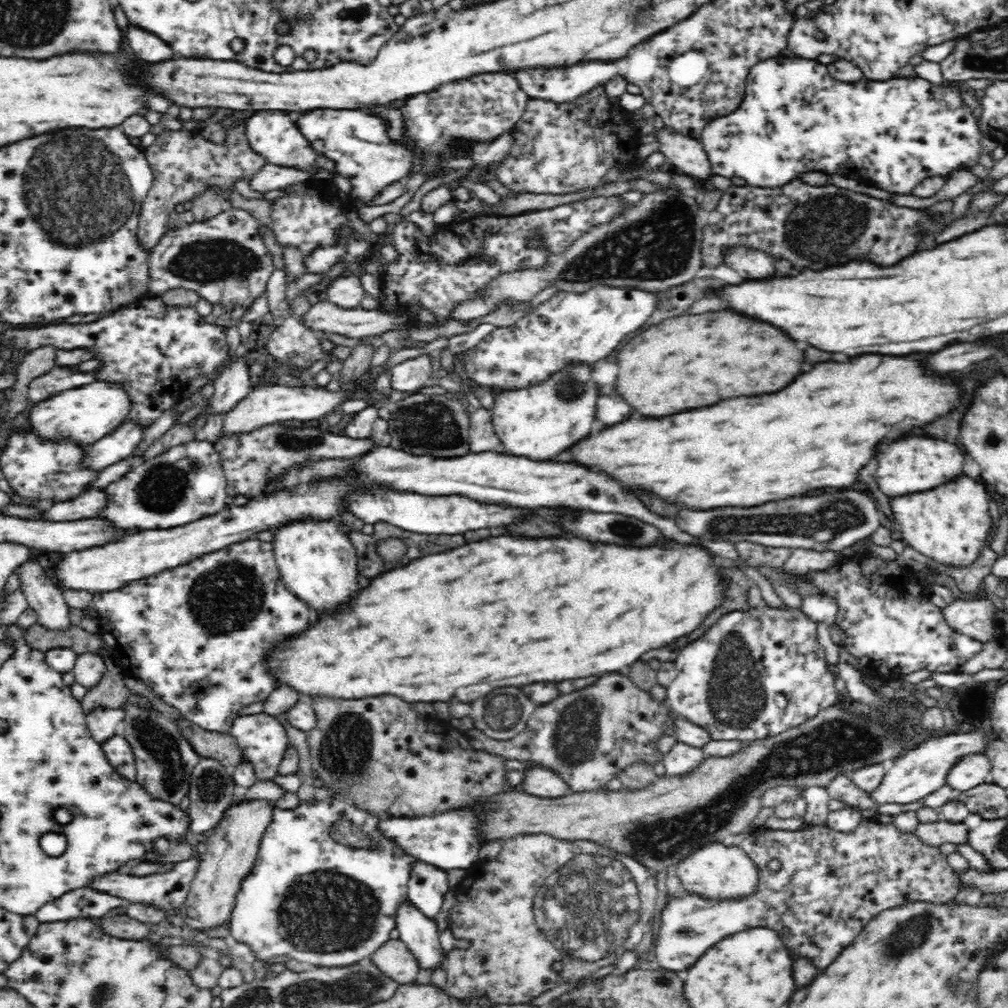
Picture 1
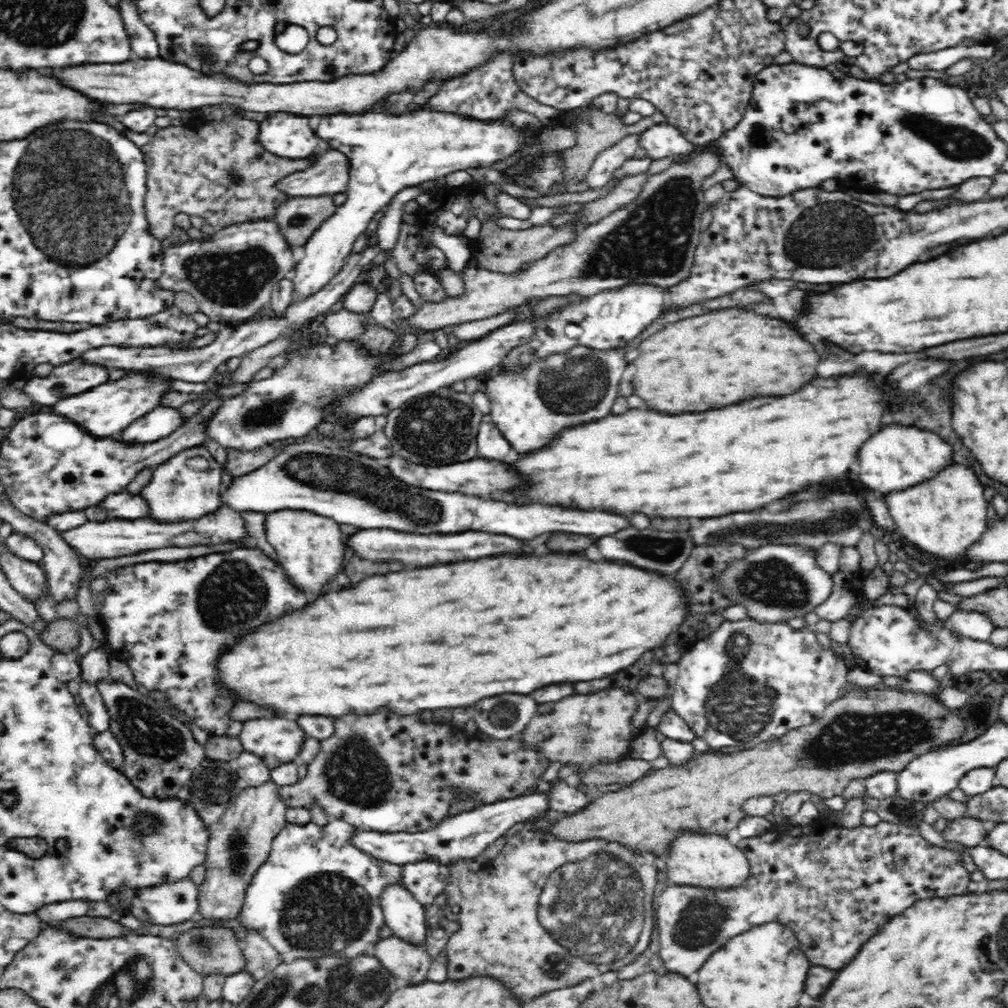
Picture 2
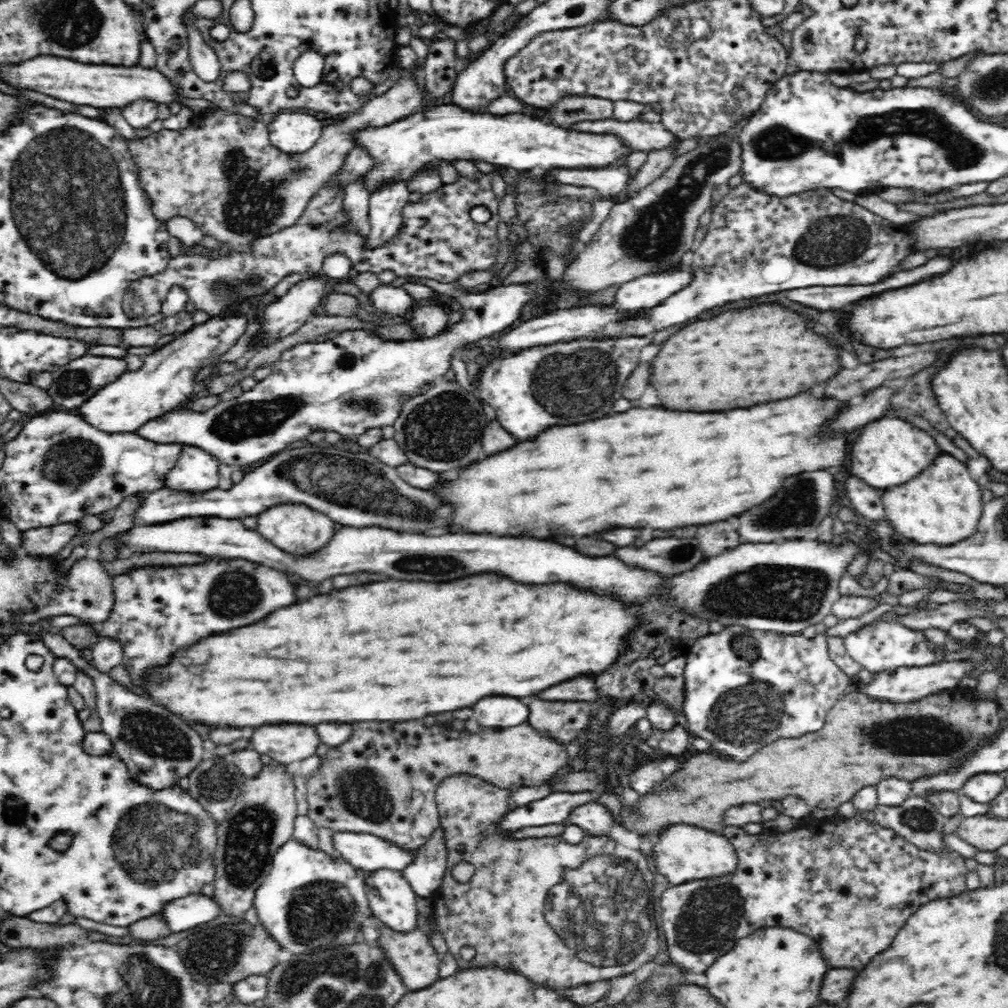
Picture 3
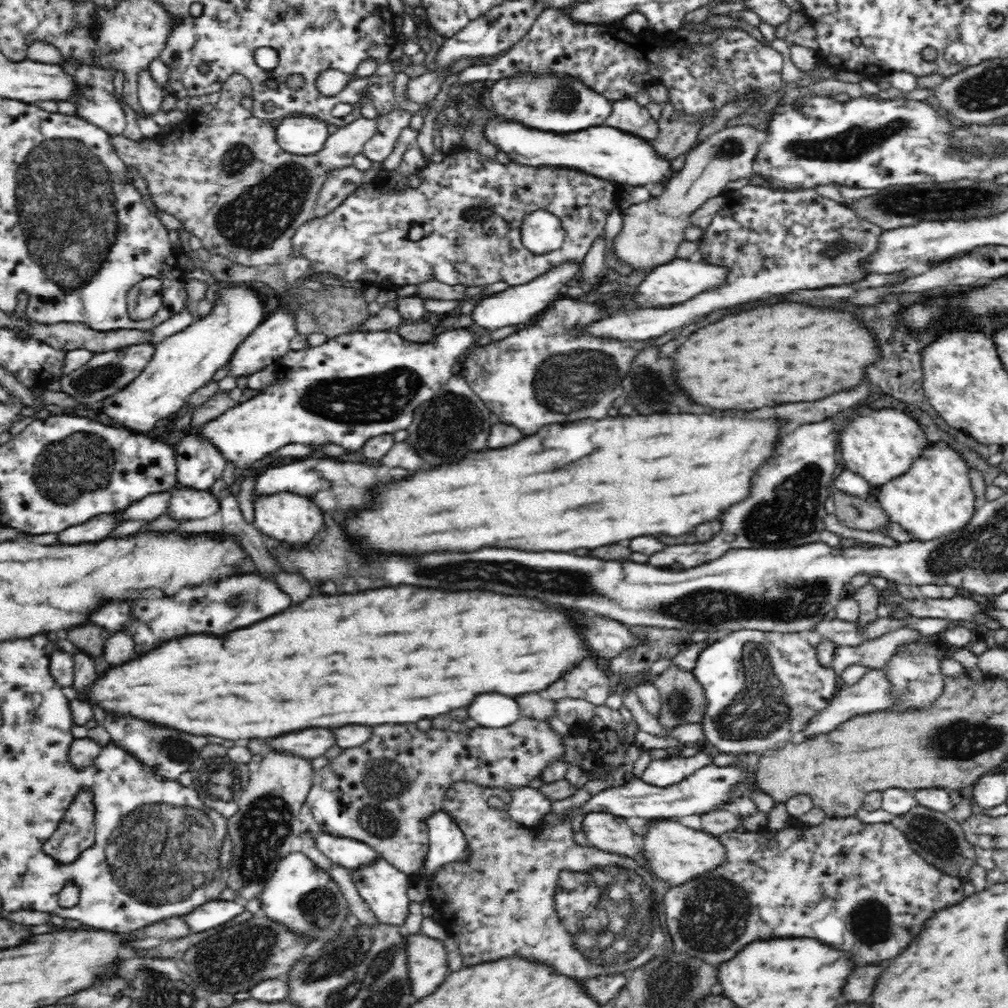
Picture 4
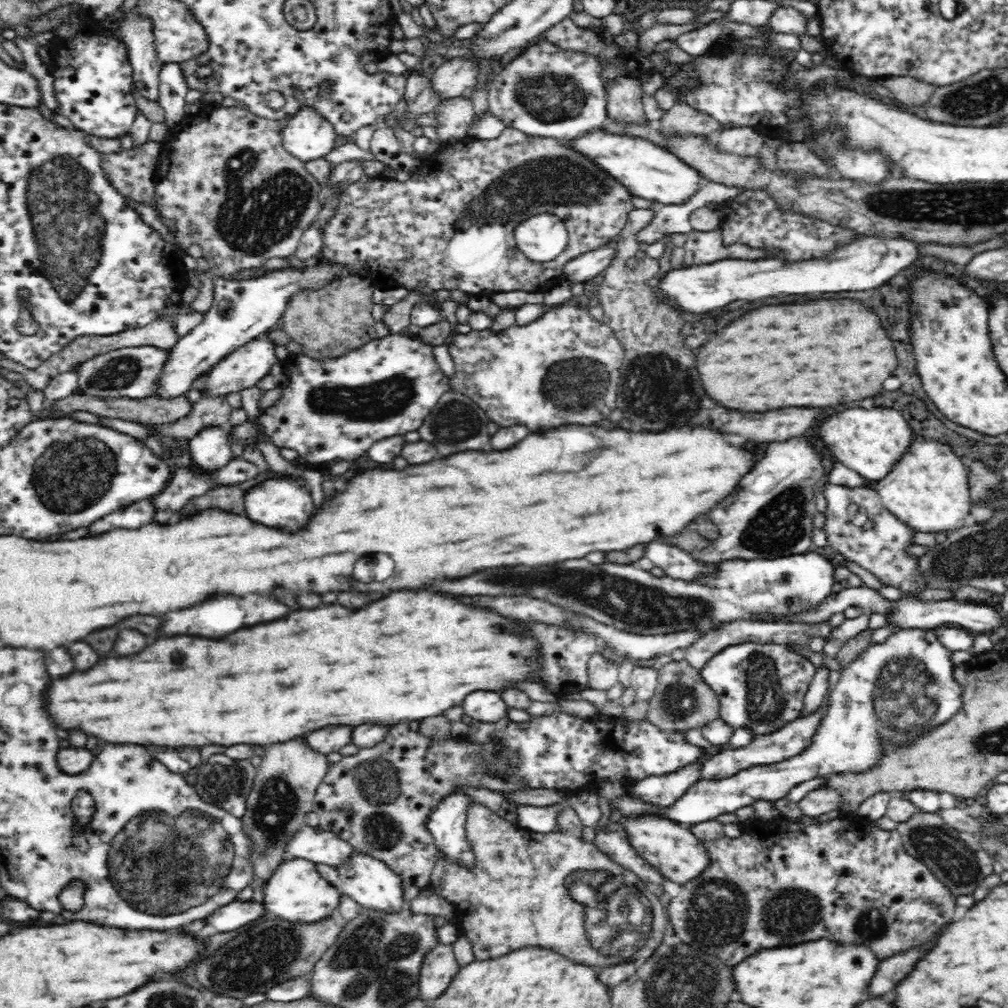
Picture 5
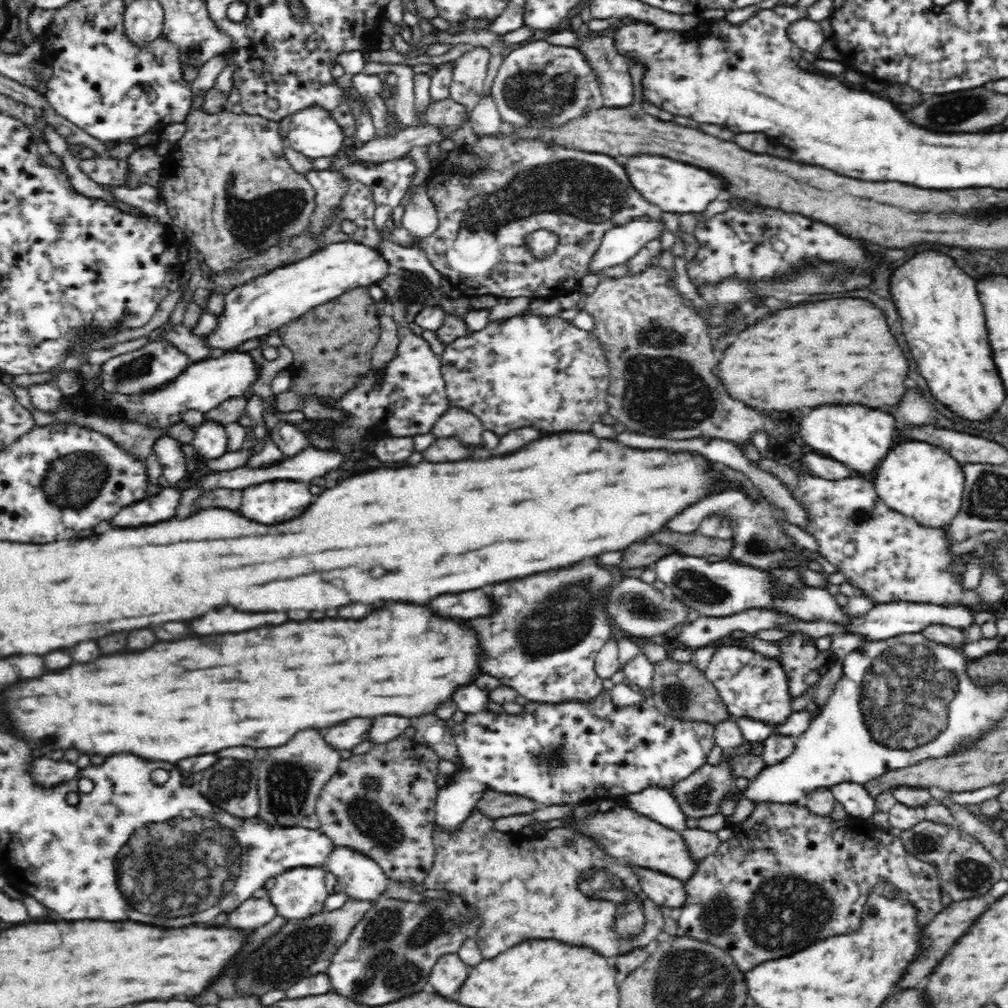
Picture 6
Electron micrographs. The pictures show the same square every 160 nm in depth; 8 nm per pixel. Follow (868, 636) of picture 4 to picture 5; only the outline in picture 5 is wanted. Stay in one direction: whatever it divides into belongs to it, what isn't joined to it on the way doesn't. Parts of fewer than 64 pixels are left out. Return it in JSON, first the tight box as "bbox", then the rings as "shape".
{"bbox":[685,619,832,669],"shape":[[[829,619],[806,623],[802,621],[792,623],[782,623],[778,621],[750,621],[739,620],[724,623],[711,631],[705,632],[692,644],[685,648],[685,661],[696,669],[701,669],[705,662],[709,660],[714,653],[720,652],[728,645],[738,644],[745,641],[756,643],[774,643],[774,644],[807,644],[810,638],[824,638],[827,640],[831,637],[832,626]]]}

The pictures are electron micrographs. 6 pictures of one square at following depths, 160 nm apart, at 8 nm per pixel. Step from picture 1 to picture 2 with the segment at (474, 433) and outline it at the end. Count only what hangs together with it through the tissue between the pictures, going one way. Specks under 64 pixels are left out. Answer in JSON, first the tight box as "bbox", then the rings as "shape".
{"bbox":[476,414,510,460],"shape":[[[484,414],[479,424],[478,434],[476,434],[476,452],[478,452],[478,456],[490,456],[490,458],[502,460],[510,452],[510,444],[506,444],[506,440],[498,432],[498,428],[494,426],[491,414]]]}

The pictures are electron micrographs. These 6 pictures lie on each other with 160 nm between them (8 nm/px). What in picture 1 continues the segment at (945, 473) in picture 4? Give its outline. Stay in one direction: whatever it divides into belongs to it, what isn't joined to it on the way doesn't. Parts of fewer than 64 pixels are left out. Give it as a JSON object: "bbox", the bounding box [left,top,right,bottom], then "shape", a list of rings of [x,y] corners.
{"bbox":[892,476,992,567],"shape":[[[966,476],[958,480],[958,484],[944,484],[942,488],[924,494],[894,498],[892,510],[900,524],[897,536],[907,547],[924,554],[942,567],[970,567],[974,560],[978,560],[992,528],[988,502],[990,498],[984,486]]]}

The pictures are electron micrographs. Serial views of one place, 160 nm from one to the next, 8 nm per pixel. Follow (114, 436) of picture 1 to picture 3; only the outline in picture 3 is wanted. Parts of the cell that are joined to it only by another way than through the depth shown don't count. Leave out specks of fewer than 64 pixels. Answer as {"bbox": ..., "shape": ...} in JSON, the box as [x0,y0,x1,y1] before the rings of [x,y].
{"bbox":[136,277,545,467],"shape":[[[420,277],[420,280],[422,280],[422,285],[430,287],[434,293],[446,294],[446,296],[450,296],[454,302],[461,304],[463,312],[462,319],[452,326],[449,326],[443,332],[440,332],[441,334],[439,336],[436,336],[432,339],[412,339],[410,341],[390,342],[378,338],[376,335],[372,335],[366,330],[354,329],[342,331],[339,336],[329,337],[325,342],[306,342],[298,344],[298,346],[294,346],[294,348],[290,348],[290,350],[282,352],[281,357],[276,360],[276,362],[273,362],[274,366],[270,375],[264,378],[264,380],[261,382],[257,382],[257,384],[250,390],[244,391],[243,394],[240,394],[240,396],[237,398],[232,398],[232,400],[226,401],[220,400],[218,401],[218,404],[215,404],[212,408],[210,408],[210,410],[207,410],[206,412],[188,412],[185,410],[180,410],[180,408],[163,412],[159,417],[156,417],[155,419],[149,420],[147,423],[142,424],[142,426],[136,431],[137,435],[145,438],[146,440],[157,442],[158,444],[180,441],[180,443],[184,443],[188,446],[195,446],[208,451],[218,461],[233,464],[238,467],[246,466],[246,464],[252,464],[252,462],[258,462],[258,460],[264,460],[264,458],[272,456],[274,452],[280,452],[282,448],[286,448],[286,446],[292,446],[292,444],[294,444],[294,442],[298,442],[298,440],[305,440],[305,438],[308,438],[308,434],[314,432],[315,430],[332,430],[341,434],[344,440],[352,440],[352,438],[355,440],[356,436],[362,434],[362,431],[366,430],[367,428],[382,428],[382,426],[393,426],[393,422],[395,421],[395,418],[398,416],[399,410],[401,409],[399,408],[399,404],[401,403],[400,400],[406,400],[406,398],[420,394],[422,392],[421,386],[425,385],[426,383],[430,383],[430,386],[432,386],[432,384],[436,384],[436,382],[440,380],[451,377],[451,359],[456,351],[460,351],[460,348],[462,348],[462,346],[466,346],[466,344],[472,344],[480,339],[499,335],[504,330],[510,328],[510,326],[516,320],[516,317],[519,315],[521,308],[526,306],[528,302],[536,303],[537,301],[545,298],[545,288],[543,288],[541,284],[530,284],[530,286],[525,286],[524,284],[510,284],[510,286],[491,284],[490,287],[487,287],[484,290],[469,290],[466,287],[462,287],[458,281],[438,282],[438,280],[432,280],[432,278],[422,277]]]}

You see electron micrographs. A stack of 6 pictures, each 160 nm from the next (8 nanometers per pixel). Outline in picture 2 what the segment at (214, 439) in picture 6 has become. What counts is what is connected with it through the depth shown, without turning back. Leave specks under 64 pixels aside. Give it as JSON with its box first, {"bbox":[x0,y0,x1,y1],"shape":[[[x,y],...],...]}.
{"bbox":[138,445,223,524],"shape":[[[205,445],[193,446],[174,453],[152,469],[151,477],[138,491],[147,506],[145,518],[158,524],[198,520],[214,514],[222,504],[223,468]]]}

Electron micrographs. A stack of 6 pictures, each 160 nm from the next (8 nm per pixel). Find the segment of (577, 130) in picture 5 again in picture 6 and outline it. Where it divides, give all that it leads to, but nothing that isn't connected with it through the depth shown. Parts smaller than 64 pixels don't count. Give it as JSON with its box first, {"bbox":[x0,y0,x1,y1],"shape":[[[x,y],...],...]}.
{"bbox":[491,40,605,129],"shape":[[[528,40],[503,58],[491,89],[504,125],[518,129],[557,129],[605,107],[599,74],[578,47]]]}

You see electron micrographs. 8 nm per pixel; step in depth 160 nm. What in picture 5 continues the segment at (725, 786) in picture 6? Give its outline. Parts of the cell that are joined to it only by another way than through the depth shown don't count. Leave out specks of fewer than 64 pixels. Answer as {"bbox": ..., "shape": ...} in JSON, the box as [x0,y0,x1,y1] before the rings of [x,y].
{"bbox":[700,700,830,779],"shape":[[[824,700],[824,702],[813,711],[801,715],[797,719],[794,719],[792,722],[789,722],[772,734],[766,734],[762,736],[754,736],[749,743],[746,743],[744,746],[741,746],[737,749],[724,749],[716,752],[710,760],[704,762],[702,766],[702,772],[700,772],[700,777],[708,777],[708,779],[715,779],[716,777],[727,777],[733,775],[735,772],[741,771],[742,769],[747,769],[753,767],[754,765],[768,765],[776,764],[782,762],[784,759],[790,759],[793,756],[796,756],[806,748],[810,748],[818,728],[822,726],[822,720],[826,718],[830,710],[830,705]]]}

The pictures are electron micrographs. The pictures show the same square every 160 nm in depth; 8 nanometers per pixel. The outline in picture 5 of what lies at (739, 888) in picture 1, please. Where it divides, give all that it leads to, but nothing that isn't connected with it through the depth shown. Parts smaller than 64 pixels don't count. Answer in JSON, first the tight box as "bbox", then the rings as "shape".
{"bbox":[623,815,710,885],"shape":[[[655,815],[623,820],[628,835],[632,838],[634,849],[665,879],[683,885],[696,876],[700,876],[710,866],[710,855],[706,849],[707,842],[698,839],[698,836],[694,835],[690,829],[683,828],[681,823]]]}

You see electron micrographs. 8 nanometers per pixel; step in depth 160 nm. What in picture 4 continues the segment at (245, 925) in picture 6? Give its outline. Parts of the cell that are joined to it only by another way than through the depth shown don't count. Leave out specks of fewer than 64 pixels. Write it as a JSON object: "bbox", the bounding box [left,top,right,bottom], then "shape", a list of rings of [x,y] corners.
{"bbox":[182,899,245,932],"shape":[[[214,899],[194,905],[188,914],[183,914],[182,920],[190,928],[190,932],[208,931],[209,928],[221,926],[226,920],[233,919],[239,912],[245,910],[244,905],[237,901]]]}

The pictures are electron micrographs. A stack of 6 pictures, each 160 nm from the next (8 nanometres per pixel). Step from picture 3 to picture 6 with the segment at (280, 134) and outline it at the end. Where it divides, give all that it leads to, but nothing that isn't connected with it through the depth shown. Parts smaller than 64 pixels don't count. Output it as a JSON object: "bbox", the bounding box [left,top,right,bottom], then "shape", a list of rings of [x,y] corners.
{"bbox":[284,106,342,159],"shape":[[[312,106],[292,114],[284,136],[286,145],[307,159],[342,154],[342,129],[322,107]]]}

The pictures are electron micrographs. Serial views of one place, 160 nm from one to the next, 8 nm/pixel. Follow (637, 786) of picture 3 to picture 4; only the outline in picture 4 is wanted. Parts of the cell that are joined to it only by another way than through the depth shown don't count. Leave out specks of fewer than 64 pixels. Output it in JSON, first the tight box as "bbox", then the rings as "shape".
{"bbox":[640,747,715,787],"shape":[[[707,747],[701,749],[694,756],[670,756],[670,758],[657,758],[650,761],[644,768],[640,780],[646,784],[667,787],[684,780],[690,773],[712,762],[715,755]]]}

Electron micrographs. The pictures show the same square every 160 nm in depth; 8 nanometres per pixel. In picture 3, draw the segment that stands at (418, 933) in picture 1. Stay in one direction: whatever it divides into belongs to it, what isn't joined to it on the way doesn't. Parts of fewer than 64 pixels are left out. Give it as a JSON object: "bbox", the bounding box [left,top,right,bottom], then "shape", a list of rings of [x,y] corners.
{"bbox":[366,871,419,934],"shape":[[[370,871],[366,878],[366,894],[374,917],[390,931],[406,934],[419,928],[418,895],[401,871]]]}

